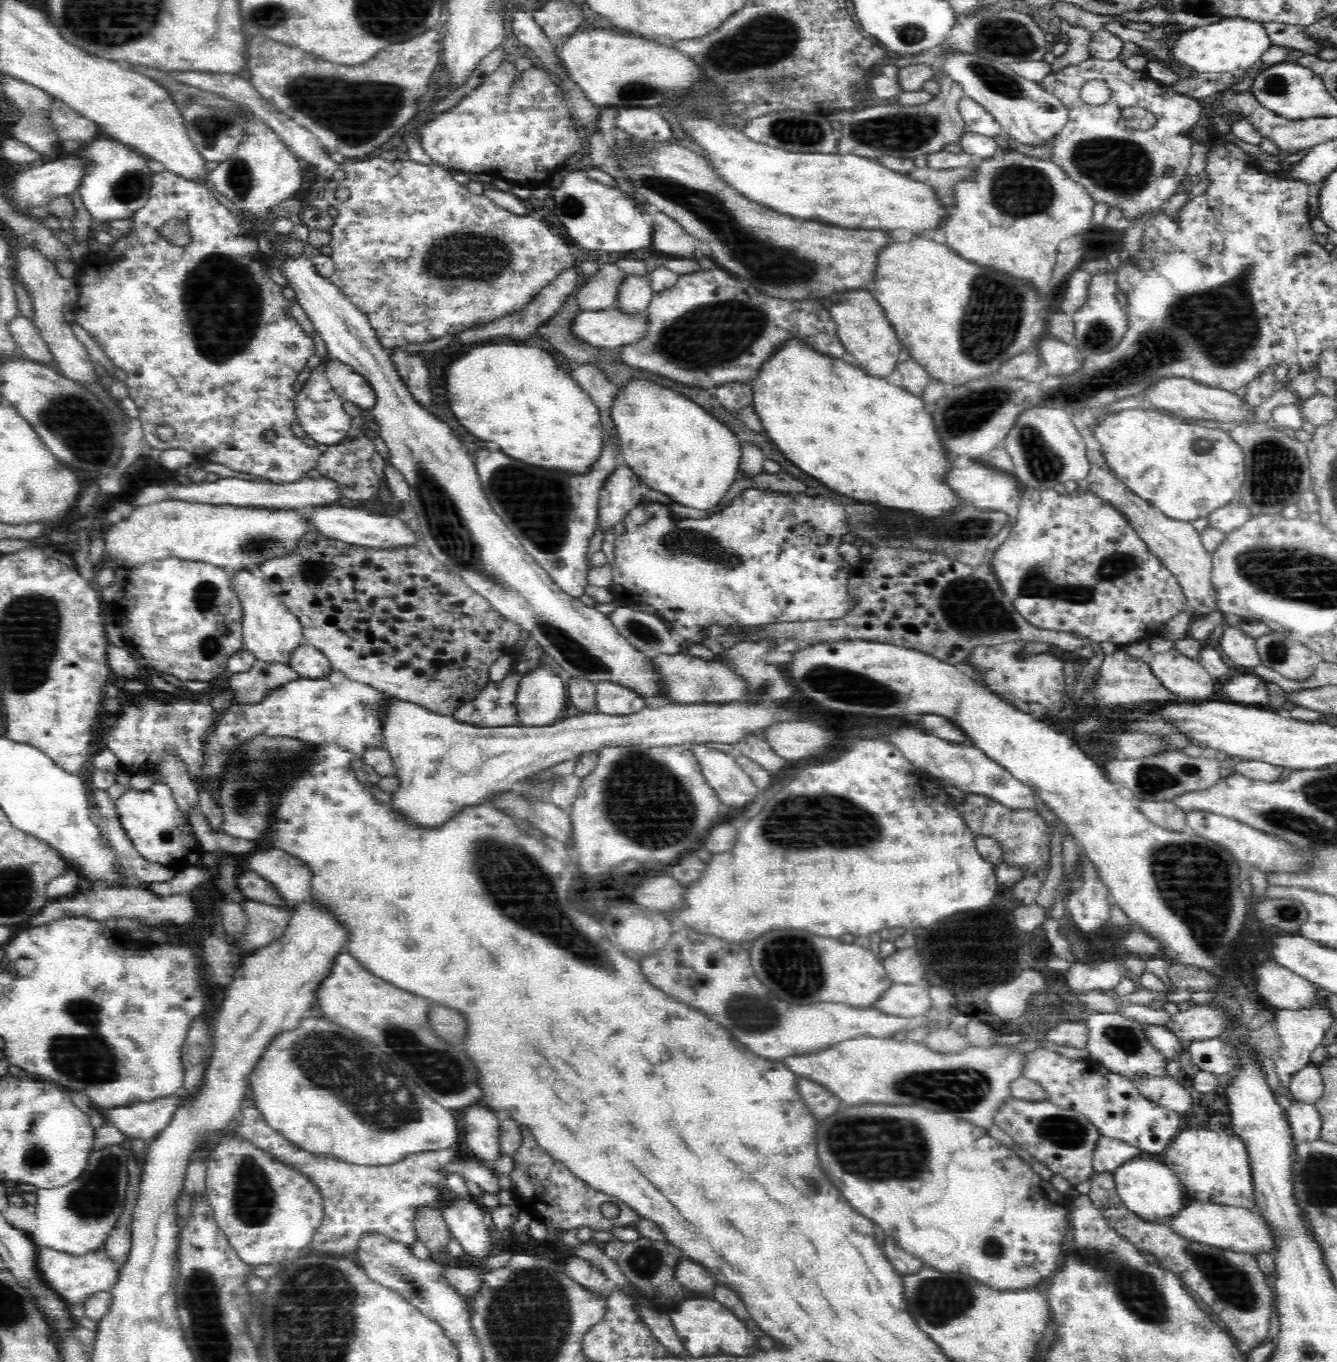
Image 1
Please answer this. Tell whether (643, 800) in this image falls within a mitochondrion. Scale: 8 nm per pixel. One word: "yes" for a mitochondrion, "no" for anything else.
yes

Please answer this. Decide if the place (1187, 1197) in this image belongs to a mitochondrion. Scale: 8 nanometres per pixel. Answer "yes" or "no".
no

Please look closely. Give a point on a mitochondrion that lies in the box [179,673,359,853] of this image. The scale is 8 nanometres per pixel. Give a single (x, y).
(257, 773)

